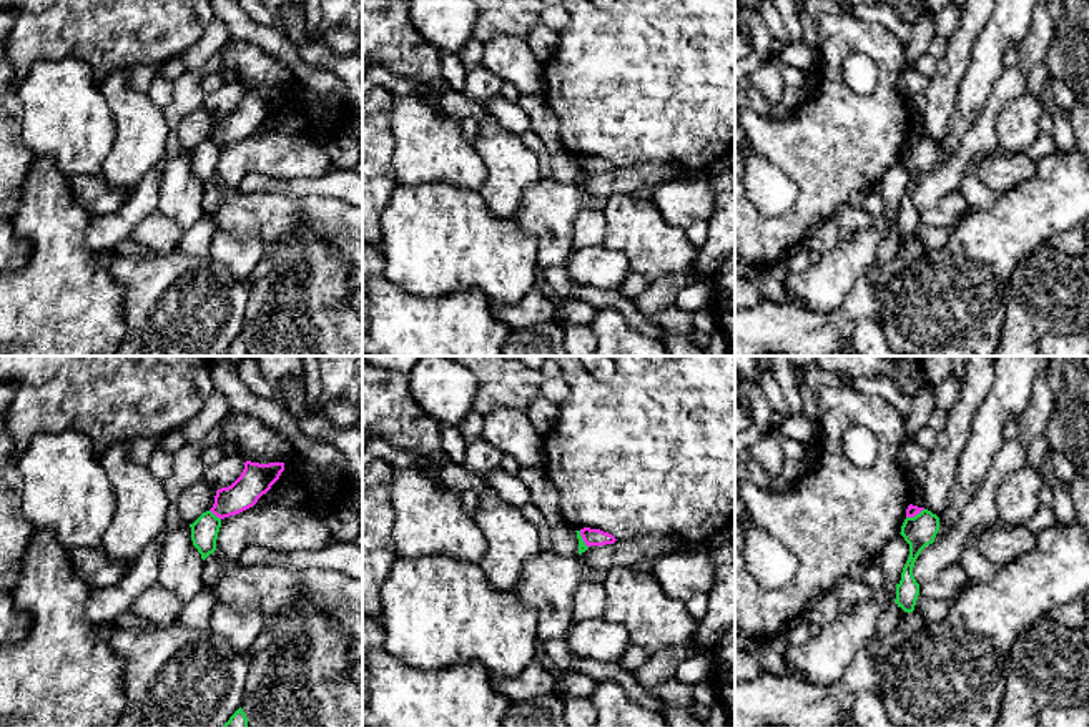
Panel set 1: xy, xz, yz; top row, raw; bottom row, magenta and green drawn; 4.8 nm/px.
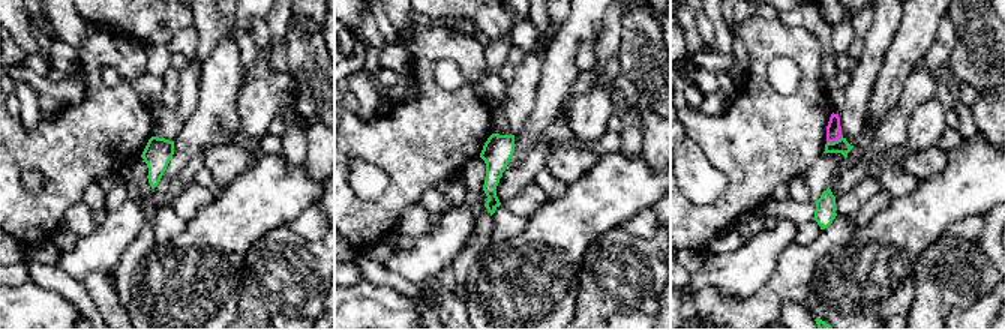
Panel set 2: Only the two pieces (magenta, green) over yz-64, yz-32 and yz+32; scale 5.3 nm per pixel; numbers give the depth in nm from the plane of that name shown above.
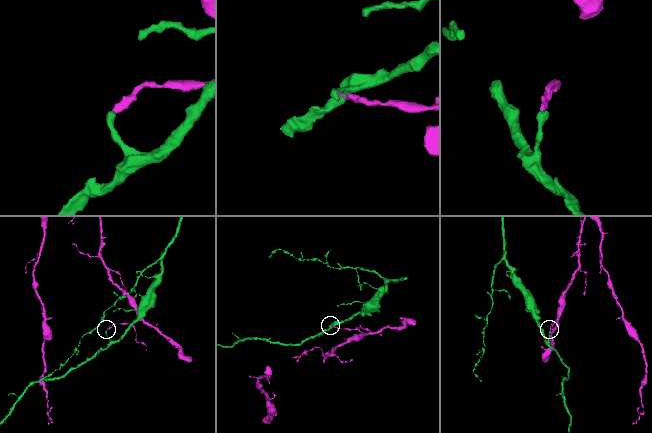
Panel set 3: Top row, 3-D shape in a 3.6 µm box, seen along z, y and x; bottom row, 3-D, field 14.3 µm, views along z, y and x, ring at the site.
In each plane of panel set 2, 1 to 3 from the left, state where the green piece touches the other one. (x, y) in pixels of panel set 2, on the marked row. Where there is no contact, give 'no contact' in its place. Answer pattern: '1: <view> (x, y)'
1: no contact
2: no contact
3: yz+32 (834, 140)

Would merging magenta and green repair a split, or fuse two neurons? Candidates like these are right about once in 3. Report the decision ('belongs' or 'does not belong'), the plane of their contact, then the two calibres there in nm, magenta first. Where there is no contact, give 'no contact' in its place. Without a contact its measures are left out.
does not belong | xy | 150/130 nm

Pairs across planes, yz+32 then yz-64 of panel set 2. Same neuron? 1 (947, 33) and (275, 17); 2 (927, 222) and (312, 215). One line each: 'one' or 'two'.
1: one
2: two

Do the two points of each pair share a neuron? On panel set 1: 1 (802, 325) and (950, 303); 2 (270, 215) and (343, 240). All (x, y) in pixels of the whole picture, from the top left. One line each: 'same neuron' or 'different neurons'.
1: different neurons
2: same neuron

